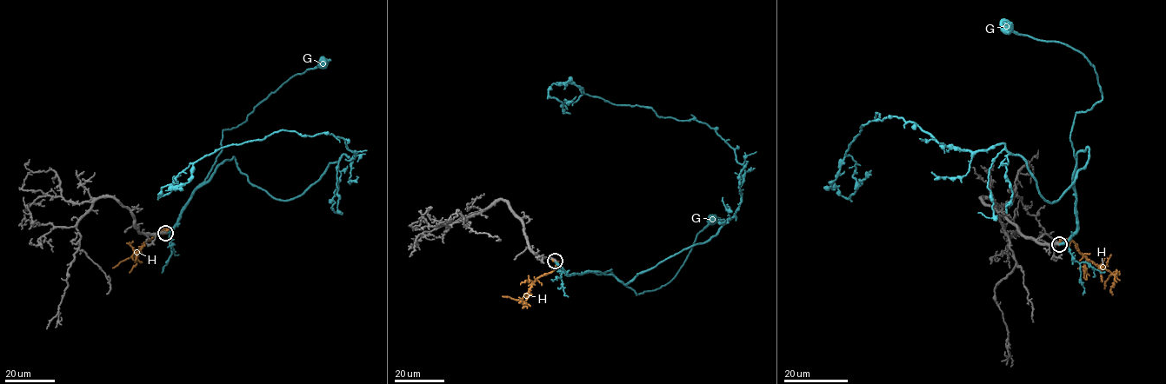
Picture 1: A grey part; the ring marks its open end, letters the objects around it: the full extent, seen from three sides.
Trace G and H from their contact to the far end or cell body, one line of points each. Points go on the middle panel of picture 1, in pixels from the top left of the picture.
G: (555, 261), (568, 274), (587, 272), (600, 274), (611, 269), (636, 294), (656, 290), (673, 278), (710, 217)
H: (554, 261), (556, 268), (536, 279), (524, 301), (502, 295)

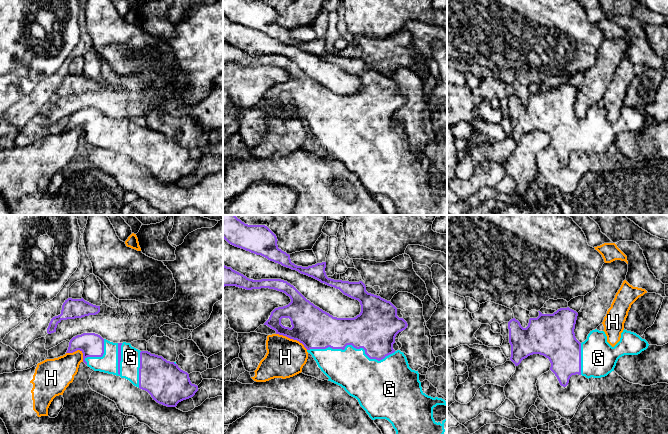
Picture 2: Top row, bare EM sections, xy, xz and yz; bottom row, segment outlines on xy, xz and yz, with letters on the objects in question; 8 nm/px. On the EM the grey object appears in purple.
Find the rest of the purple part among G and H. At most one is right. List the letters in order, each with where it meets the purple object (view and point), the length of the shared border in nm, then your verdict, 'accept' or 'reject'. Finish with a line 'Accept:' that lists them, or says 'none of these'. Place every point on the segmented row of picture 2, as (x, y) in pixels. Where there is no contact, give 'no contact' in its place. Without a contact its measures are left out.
G: xz (352, 345) | 700 nm | accept
H: xz (292, 338) | 280 nm | reject
Accept: G

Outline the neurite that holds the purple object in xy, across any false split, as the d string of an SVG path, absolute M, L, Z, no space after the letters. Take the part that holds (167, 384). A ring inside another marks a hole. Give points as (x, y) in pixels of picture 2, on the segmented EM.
M83 333L70 340L66 353L77 350L83 353L83 362L94 371L129 380L164 406L176 407L198 391L189 374L181 370L176 362L140 351L130 343L113 343L98 334Z

